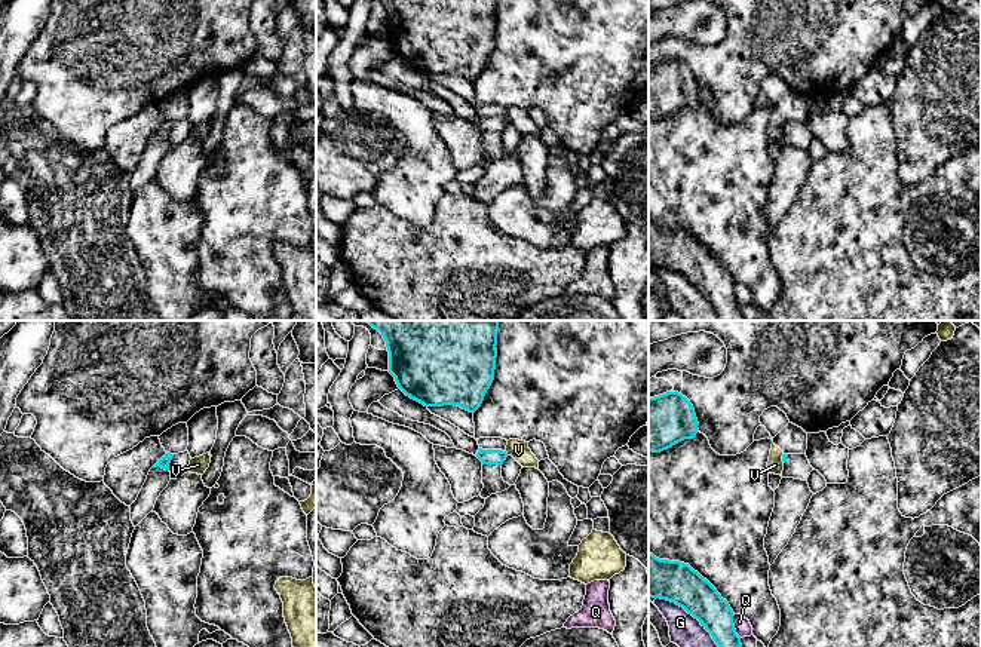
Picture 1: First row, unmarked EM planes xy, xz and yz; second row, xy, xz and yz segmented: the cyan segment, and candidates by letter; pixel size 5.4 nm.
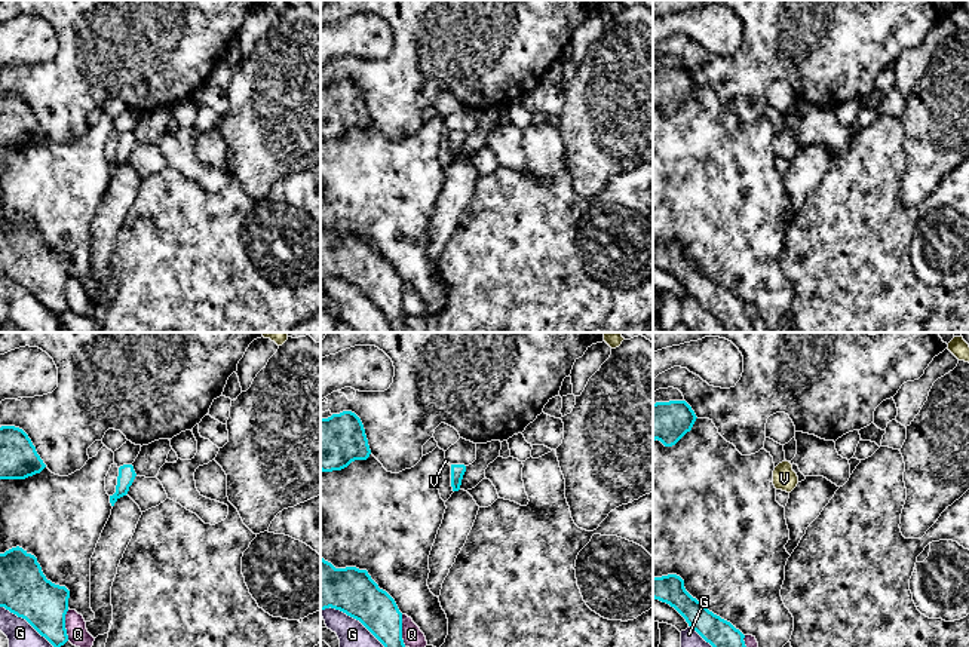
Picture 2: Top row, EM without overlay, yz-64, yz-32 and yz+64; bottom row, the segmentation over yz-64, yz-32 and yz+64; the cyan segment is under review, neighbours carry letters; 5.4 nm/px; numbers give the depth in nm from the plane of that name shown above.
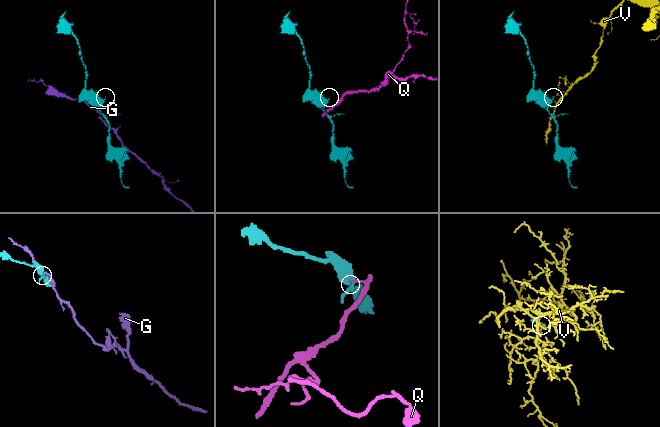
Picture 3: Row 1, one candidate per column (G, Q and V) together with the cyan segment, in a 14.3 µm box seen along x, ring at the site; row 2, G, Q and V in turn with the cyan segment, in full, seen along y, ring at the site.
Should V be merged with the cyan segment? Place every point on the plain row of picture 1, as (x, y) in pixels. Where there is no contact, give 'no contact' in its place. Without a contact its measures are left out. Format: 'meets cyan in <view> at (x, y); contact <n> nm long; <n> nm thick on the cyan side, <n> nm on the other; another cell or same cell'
meets cyan in xz at (506, 120); contact 40 nm long; 80 nm thick on the cyan side, 100 nm on the other; another cell

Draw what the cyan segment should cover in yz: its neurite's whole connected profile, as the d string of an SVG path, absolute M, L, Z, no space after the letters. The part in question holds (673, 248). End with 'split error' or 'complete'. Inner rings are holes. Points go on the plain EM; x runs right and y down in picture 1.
M649 221L649 264L683 275L711 301L720 321L744 321L729 270L689 231Z; complete

